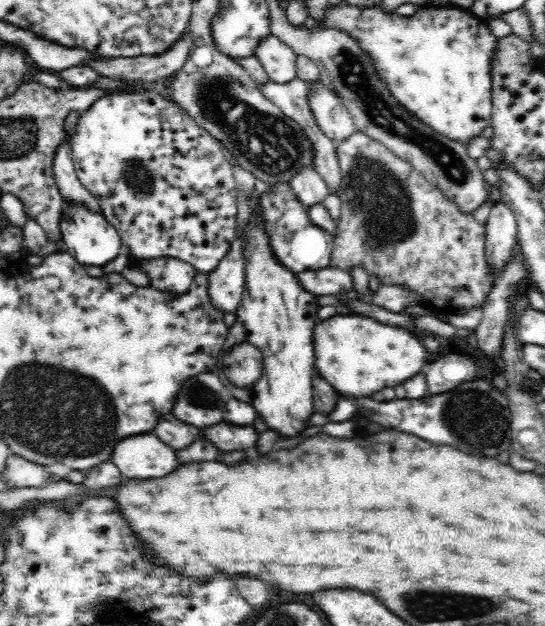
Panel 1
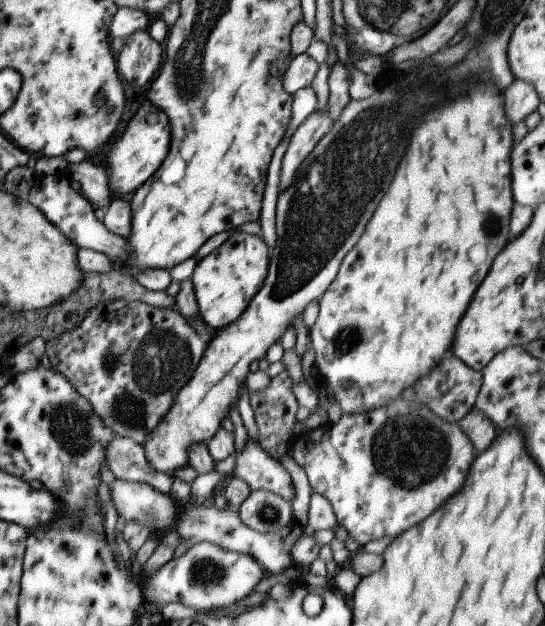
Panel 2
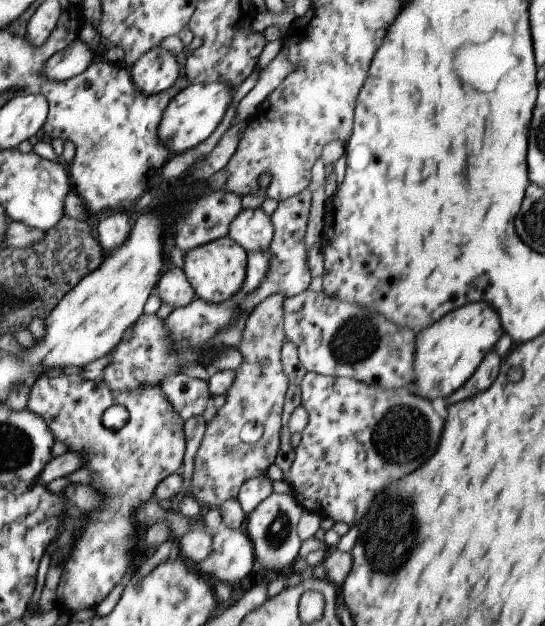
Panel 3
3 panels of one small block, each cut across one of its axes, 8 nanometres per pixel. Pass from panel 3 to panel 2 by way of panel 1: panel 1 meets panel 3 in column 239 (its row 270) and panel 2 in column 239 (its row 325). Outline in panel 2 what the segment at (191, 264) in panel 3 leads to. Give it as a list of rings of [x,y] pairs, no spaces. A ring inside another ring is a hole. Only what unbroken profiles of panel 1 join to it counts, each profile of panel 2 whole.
[[[233,234],[219,248],[211,250],[201,258],[191,274],[193,292],[197,300],[197,312],[209,328],[227,328],[233,324],[249,306],[253,296],[263,286],[269,264],[269,248],[261,242],[261,236]]]

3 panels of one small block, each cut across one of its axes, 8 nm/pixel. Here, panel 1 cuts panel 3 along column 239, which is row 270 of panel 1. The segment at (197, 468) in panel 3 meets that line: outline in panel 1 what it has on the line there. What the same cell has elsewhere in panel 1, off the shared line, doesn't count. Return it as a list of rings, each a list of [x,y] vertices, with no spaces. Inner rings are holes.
[[[358,132],[352,134],[348,140],[344,142],[338,142],[336,144],[336,158],[338,158],[338,164],[340,164],[340,172],[342,172],[342,182],[340,182],[340,188],[336,192],[336,198],[340,200],[340,218],[336,222],[336,234],[334,234],[334,240],[332,240],[332,256],[330,256],[330,262],[328,262],[328,268],[338,268],[338,270],[344,270],[348,274],[352,274],[354,268],[364,268],[368,272],[368,276],[376,278],[380,282],[380,286],[398,286],[398,288],[404,288],[408,292],[412,292],[416,298],[422,298],[430,304],[436,304],[436,306],[482,306],[492,290],[492,274],[488,272],[488,264],[486,264],[486,256],[484,256],[484,242],[488,240],[488,234],[486,234],[486,226],[482,226],[480,222],[474,220],[472,212],[462,212],[460,206],[456,204],[454,198],[450,198],[442,188],[434,188],[432,182],[428,182],[408,160],[396,156],[392,150],[388,150],[382,142],[370,138],[368,134],[364,132]]]

